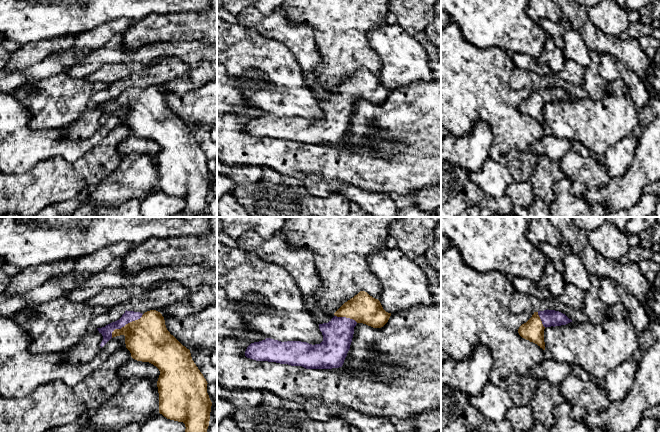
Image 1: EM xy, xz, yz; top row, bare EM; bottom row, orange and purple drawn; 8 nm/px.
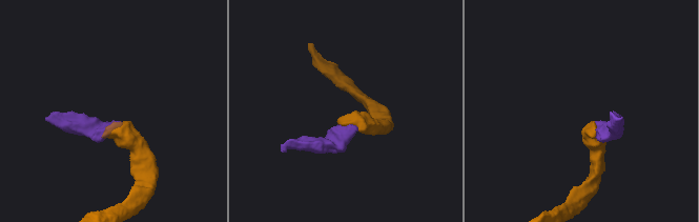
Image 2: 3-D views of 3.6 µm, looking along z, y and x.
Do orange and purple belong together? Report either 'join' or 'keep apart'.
join

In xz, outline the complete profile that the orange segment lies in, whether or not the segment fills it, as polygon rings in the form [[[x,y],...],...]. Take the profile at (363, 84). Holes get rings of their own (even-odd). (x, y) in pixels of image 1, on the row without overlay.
[[[360,67],[345,78],[334,91],[328,99],[319,100],[319,105],[323,111],[323,117],[320,120],[312,121],[301,117],[281,118],[266,114],[265,116],[251,119],[245,127],[245,132],[256,137],[302,142],[306,145],[339,144],[342,143],[350,125],[356,100],[363,99],[373,104],[381,104],[388,98],[391,89],[383,85],[378,75],[373,74],[365,67]]]

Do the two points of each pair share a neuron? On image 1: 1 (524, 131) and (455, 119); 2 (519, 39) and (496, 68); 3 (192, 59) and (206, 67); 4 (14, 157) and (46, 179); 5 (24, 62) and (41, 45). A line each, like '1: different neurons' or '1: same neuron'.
1: same neuron
2: different neurons
3: different neurons
4: different neurons
5: same neuron

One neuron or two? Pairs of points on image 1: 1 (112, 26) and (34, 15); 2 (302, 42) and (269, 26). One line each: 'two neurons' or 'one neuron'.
1: two neurons
2: one neuron

